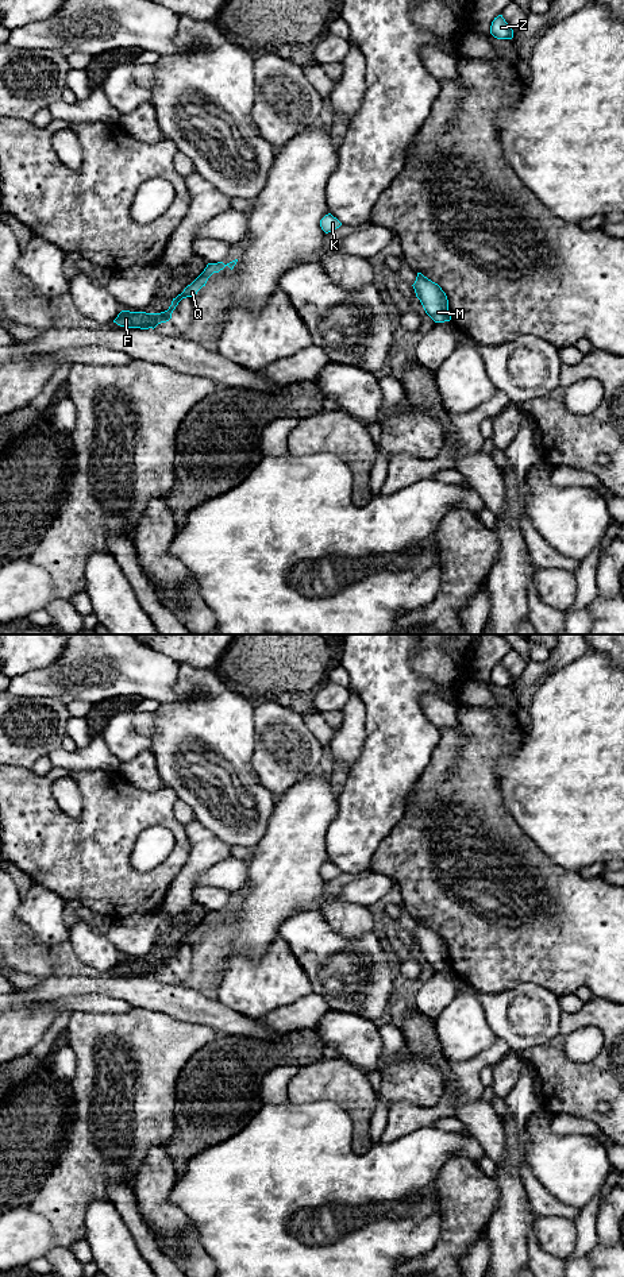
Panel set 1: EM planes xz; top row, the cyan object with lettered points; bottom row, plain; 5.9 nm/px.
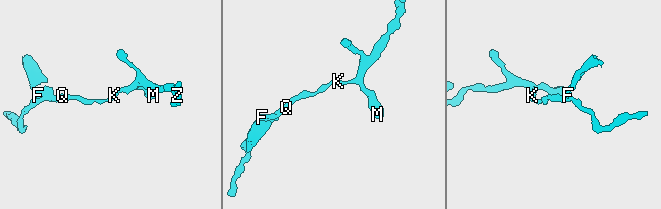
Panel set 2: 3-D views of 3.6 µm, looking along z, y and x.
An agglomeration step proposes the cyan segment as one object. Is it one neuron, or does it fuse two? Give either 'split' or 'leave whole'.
split

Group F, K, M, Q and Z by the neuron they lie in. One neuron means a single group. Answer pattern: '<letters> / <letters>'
F / K M Q Z

